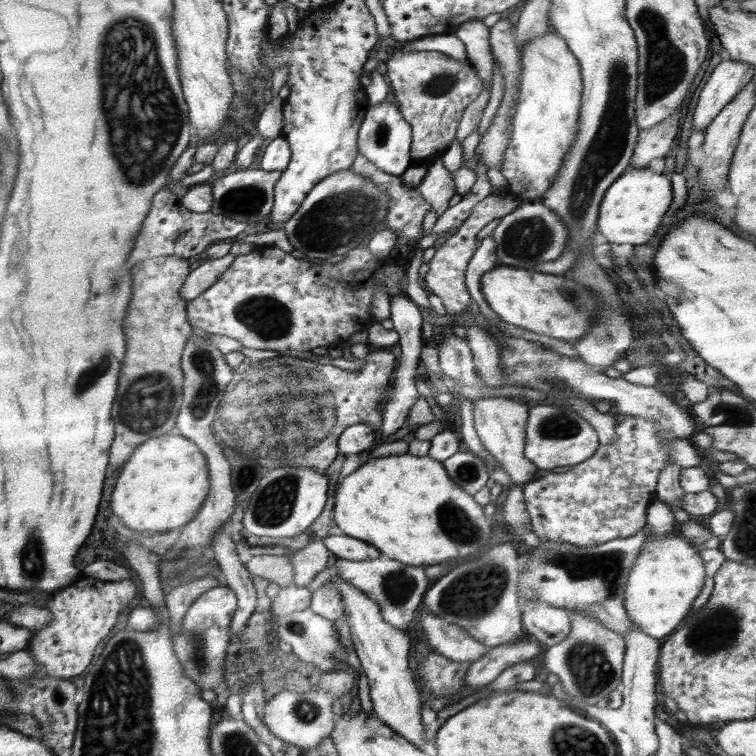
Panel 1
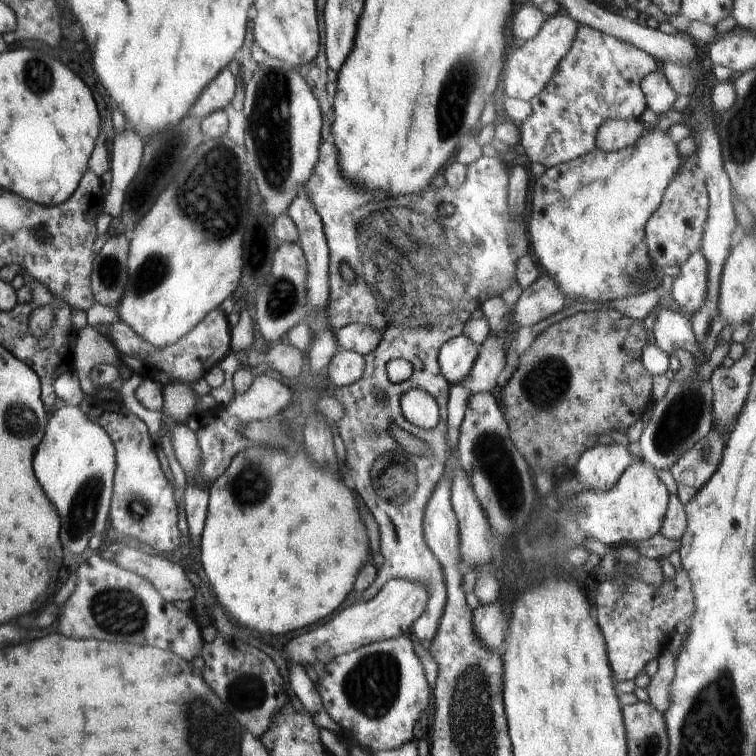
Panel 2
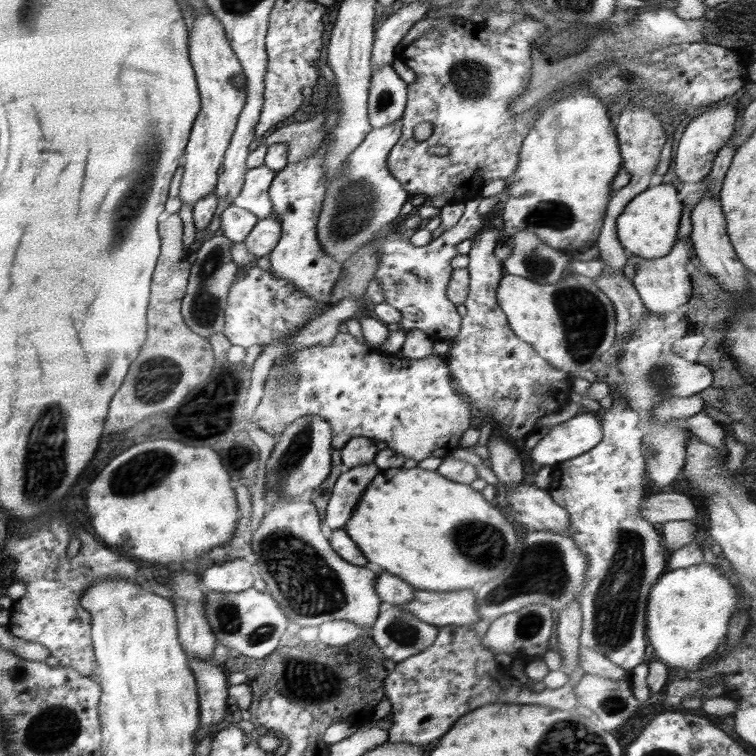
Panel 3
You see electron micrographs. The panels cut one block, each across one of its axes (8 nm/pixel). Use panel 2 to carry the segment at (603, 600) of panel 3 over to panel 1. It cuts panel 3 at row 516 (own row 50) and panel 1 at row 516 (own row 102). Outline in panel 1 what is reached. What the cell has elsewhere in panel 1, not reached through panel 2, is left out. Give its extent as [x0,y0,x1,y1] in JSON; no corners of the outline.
[522,415,706,546]

